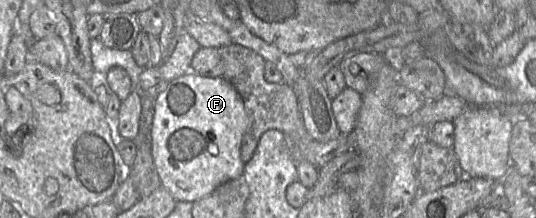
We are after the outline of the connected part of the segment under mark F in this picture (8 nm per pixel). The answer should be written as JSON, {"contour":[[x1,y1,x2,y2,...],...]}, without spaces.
{"contour":[[189,71,187,74,172,80,168,86,160,92,154,100,154,116,151,127,151,151,160,177,162,186,178,201,195,202,210,195,222,184,241,177,244,173,245,164,241,160,241,142,248,126,248,117,244,103,236,89,223,77,204,77]]}

